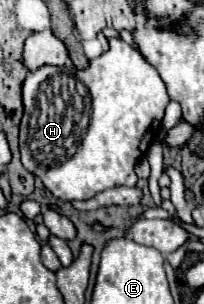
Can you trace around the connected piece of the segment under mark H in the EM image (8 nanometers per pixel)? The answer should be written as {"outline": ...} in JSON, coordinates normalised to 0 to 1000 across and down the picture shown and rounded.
{"outline":[[[529,128],[539,168],[490,181],[480,194],[441,201],[441,220],[412,234],[363,227],[343,240],[353,306],[333,319],[196,319],[196,293],[235,280],[235,253],[255,253],[255,227],[216,220],[216,240],[176,227],[147,234],[118,286],[108,286],[108,332],[118,332],[118,385],[98,405],[98,503],[108,543],[176,582],[206,589],[216,615],[304,661],[373,661],[373,655],[441,655],[471,635],[618,609],[667,609],[676,582],[657,569],[667,530],[706,510],[775,444],[784,398],[804,385],[804,359],[833,332],[814,306],[814,280],[784,260],[775,234],[627,141],[598,128]]]}

